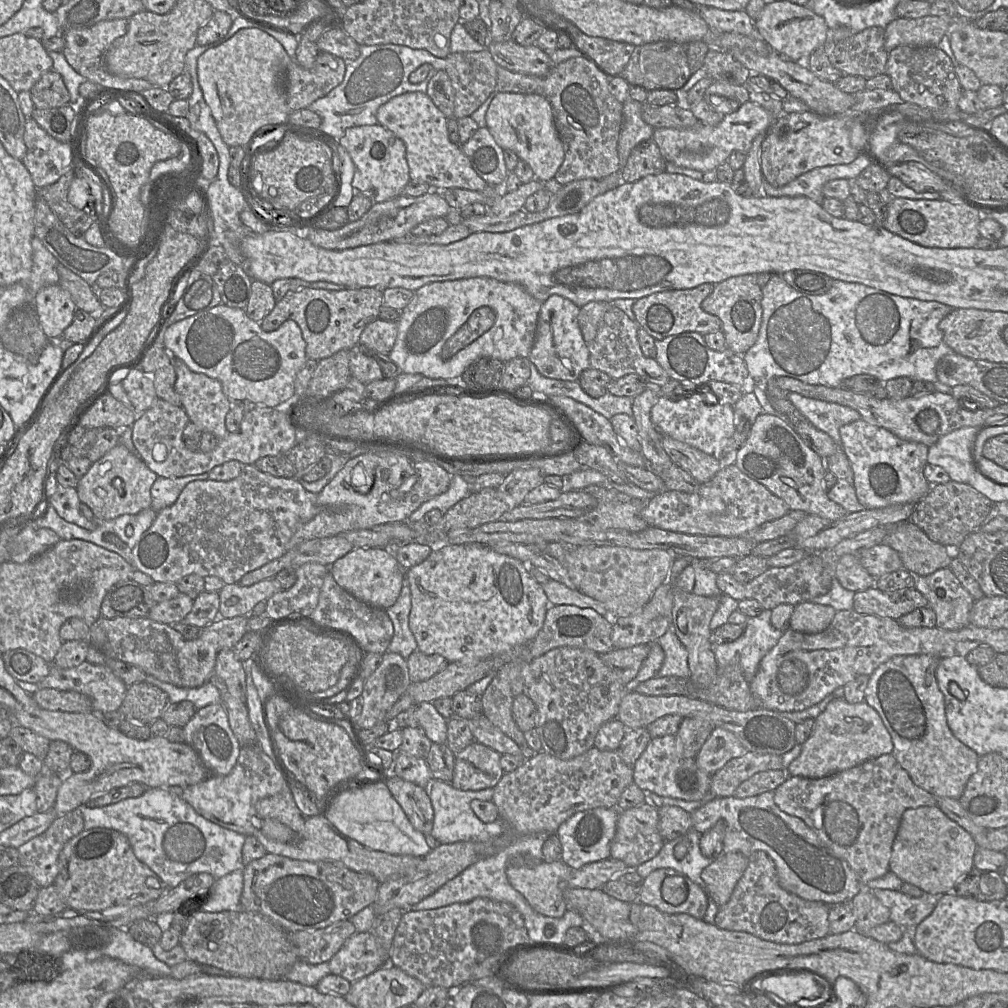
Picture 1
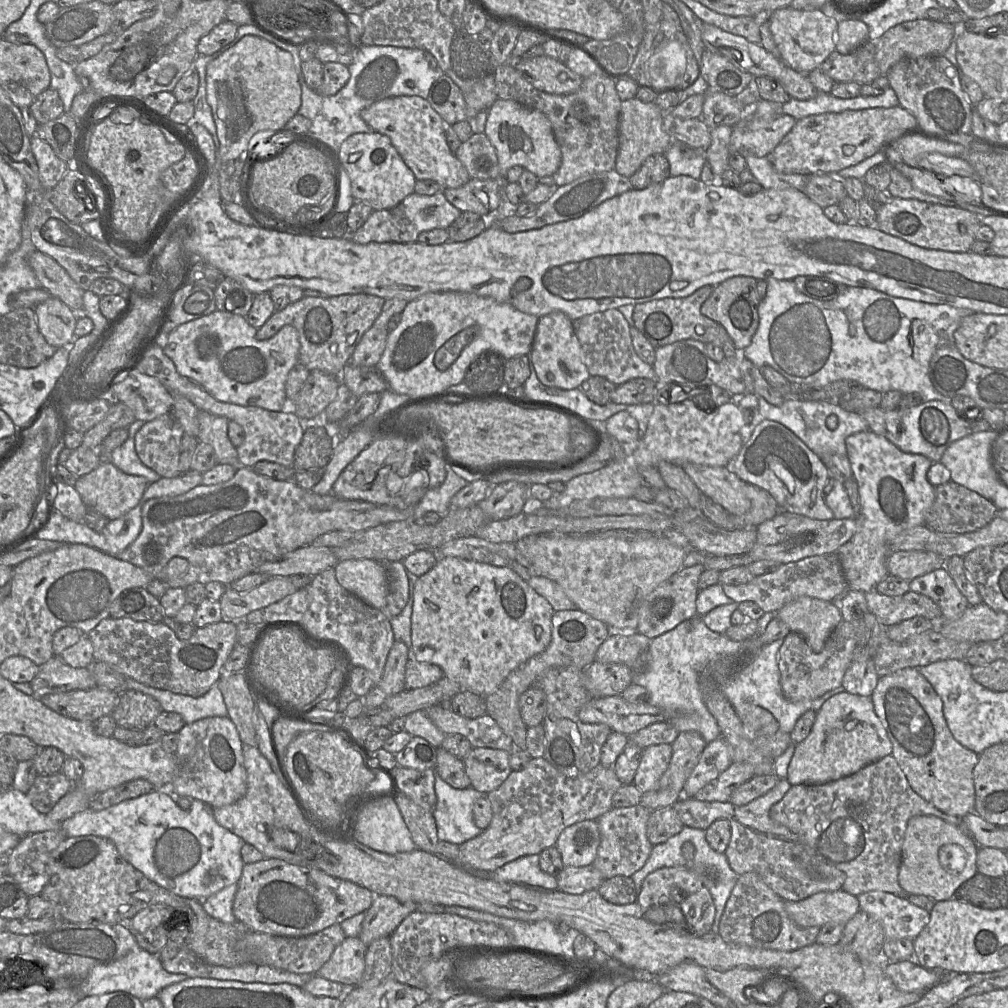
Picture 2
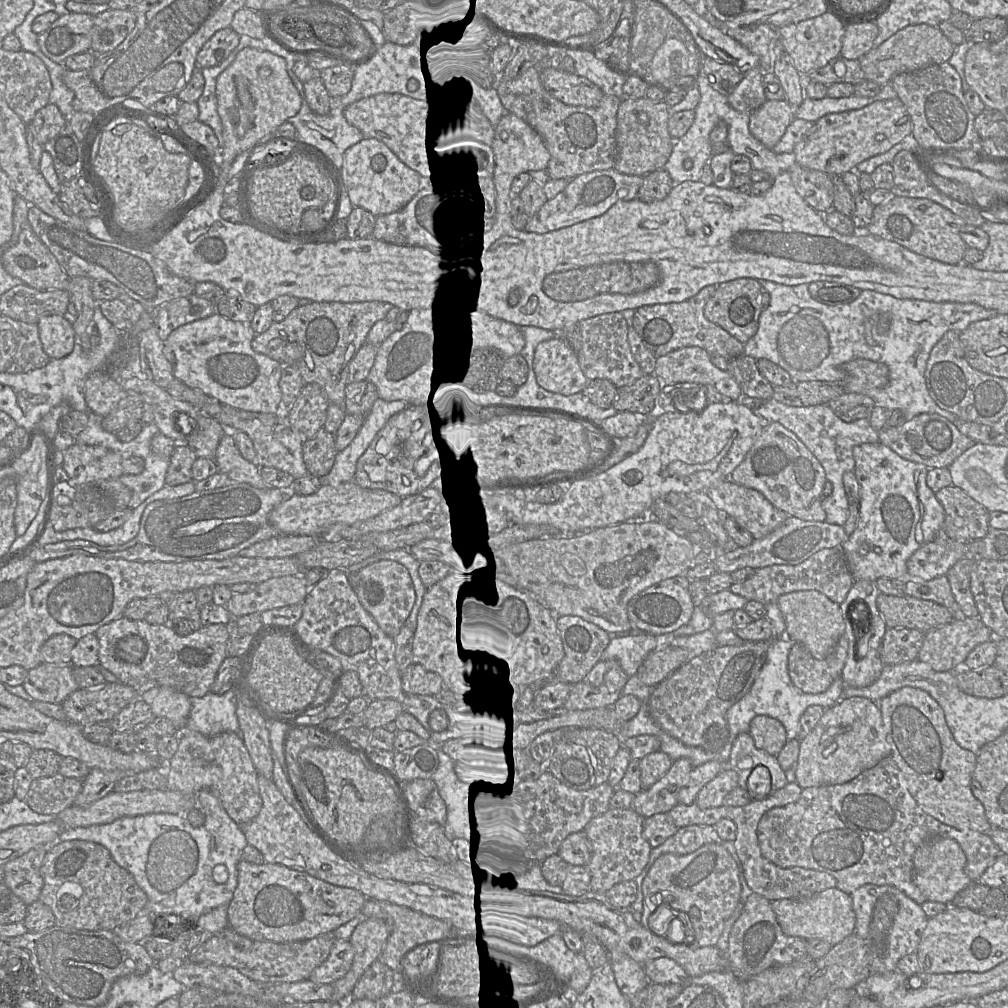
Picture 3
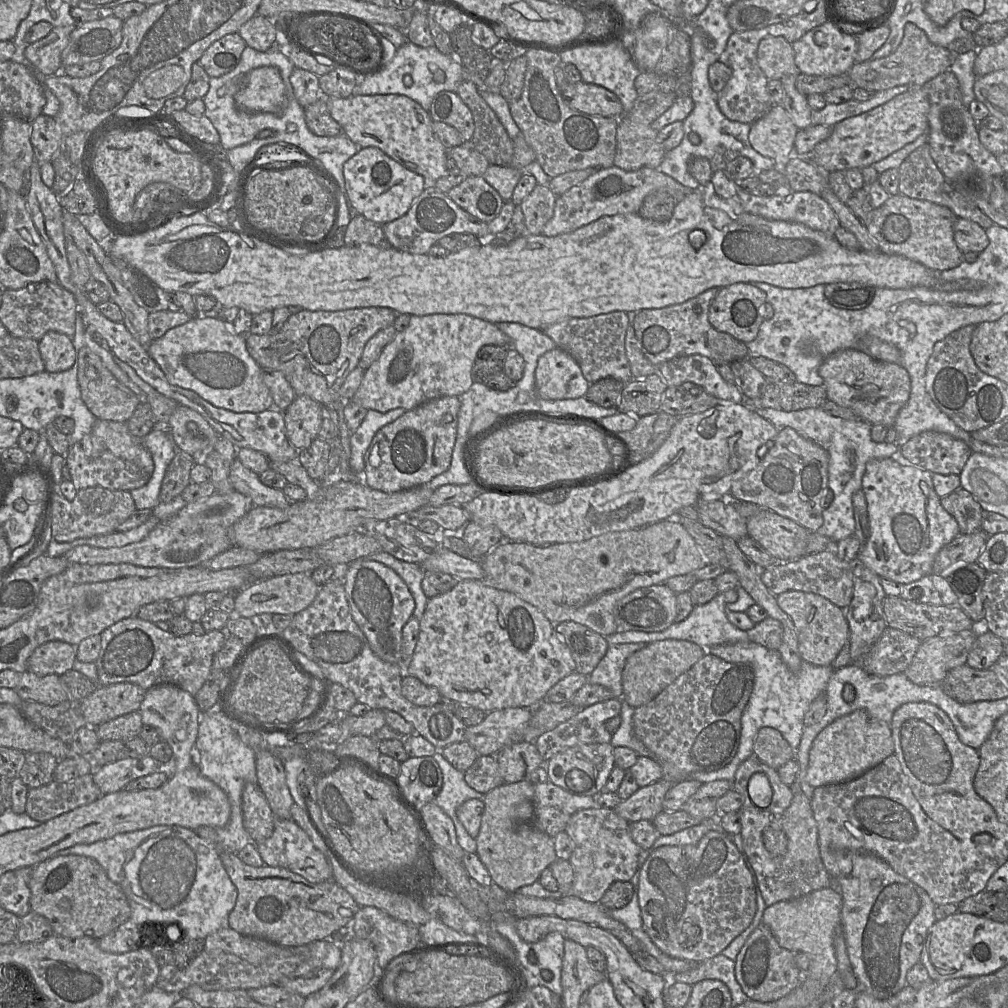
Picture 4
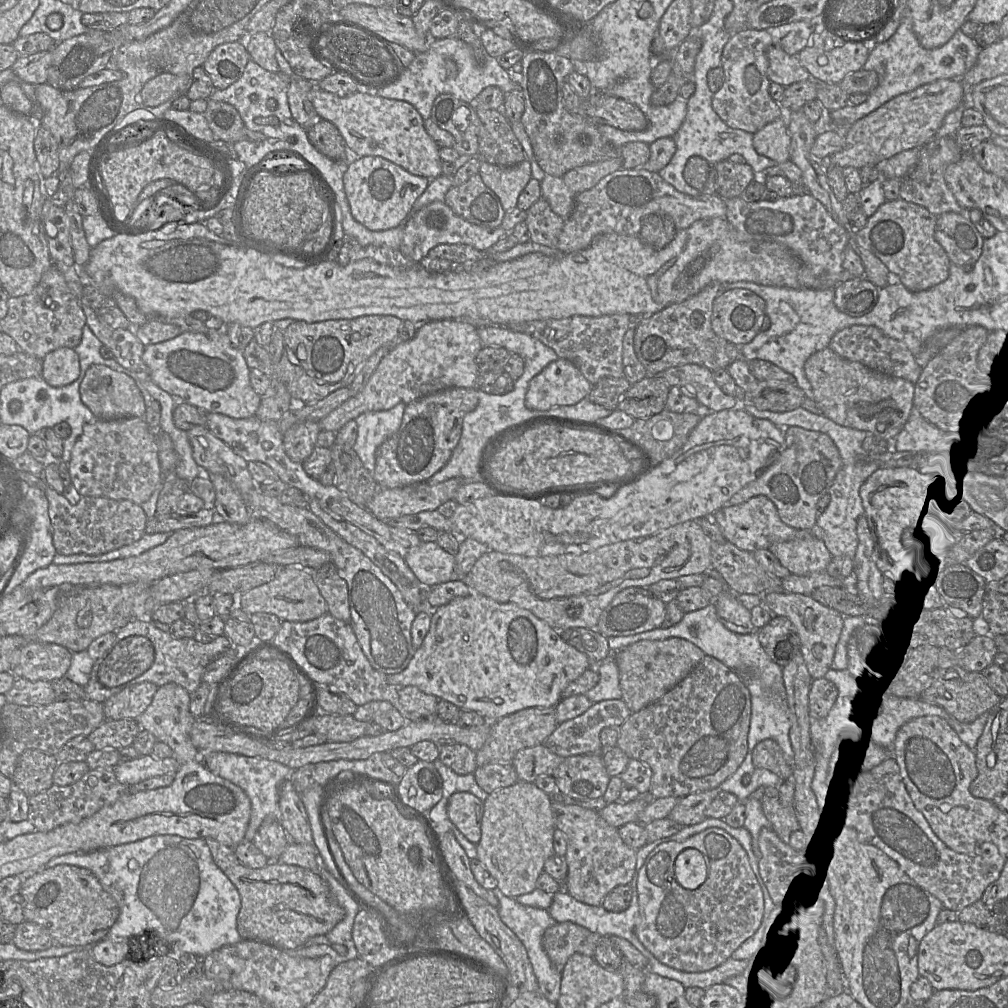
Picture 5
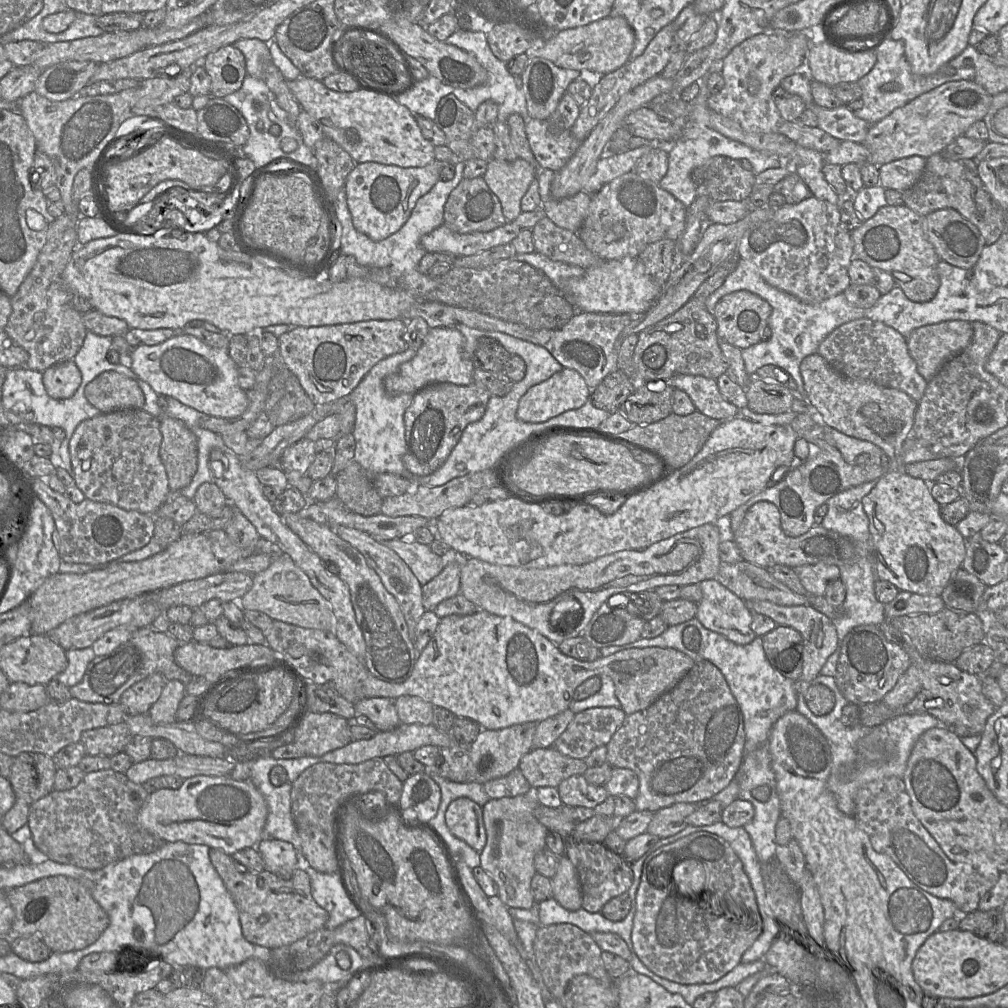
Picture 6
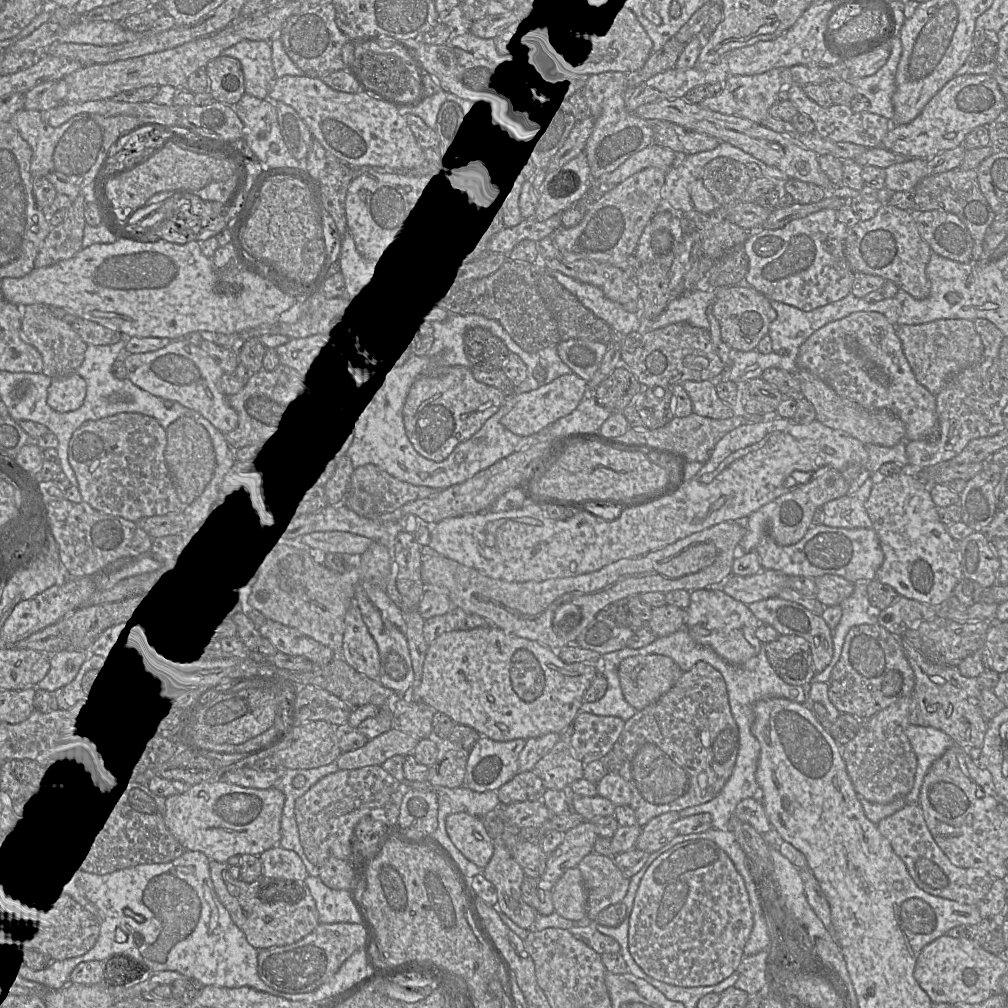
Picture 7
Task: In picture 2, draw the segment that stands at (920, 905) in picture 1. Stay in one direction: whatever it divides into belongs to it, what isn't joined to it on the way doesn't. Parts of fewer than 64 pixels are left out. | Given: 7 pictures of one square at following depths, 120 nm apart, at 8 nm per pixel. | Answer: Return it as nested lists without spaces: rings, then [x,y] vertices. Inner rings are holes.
[[[871,890],[857,898],[860,910],[881,924],[885,940],[914,940],[930,921],[930,912],[889,892]]]

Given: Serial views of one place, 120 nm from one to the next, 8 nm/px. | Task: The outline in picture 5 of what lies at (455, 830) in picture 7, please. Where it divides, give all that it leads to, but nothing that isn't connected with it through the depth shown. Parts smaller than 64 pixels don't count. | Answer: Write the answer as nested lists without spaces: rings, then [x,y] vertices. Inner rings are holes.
[[[455,792],[447,804],[447,814],[453,825],[473,844],[481,838],[483,802],[468,792]]]

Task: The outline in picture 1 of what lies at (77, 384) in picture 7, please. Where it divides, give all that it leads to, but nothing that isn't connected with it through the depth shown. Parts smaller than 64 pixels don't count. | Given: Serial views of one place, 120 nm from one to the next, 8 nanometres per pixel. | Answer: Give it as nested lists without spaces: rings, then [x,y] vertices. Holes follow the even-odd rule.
[[[59,284],[41,288],[34,298],[33,306],[48,339],[62,336],[63,331],[72,323],[77,309],[70,293]]]

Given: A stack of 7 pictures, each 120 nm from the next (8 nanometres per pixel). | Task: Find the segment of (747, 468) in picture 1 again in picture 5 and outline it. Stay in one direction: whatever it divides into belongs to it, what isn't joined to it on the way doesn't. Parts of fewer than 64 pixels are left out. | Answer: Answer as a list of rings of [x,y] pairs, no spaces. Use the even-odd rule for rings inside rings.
[[[790,426],[784,429],[786,448],[755,480],[735,493],[727,505],[738,505],[756,496],[766,496],[776,506],[782,522],[795,529],[813,530],[817,503],[829,491],[842,466],[839,451],[825,433]]]

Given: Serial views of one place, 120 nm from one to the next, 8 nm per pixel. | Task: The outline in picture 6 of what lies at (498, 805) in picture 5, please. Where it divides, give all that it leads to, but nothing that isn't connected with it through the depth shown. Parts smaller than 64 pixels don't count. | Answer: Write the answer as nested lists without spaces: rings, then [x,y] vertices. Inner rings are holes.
[[[531,792],[515,797],[490,799],[482,807],[486,844],[479,853],[480,867],[495,882],[497,896],[508,909],[530,909],[536,904],[530,888],[531,880],[536,874],[534,858],[546,848],[548,833],[534,815],[538,805],[535,793]]]

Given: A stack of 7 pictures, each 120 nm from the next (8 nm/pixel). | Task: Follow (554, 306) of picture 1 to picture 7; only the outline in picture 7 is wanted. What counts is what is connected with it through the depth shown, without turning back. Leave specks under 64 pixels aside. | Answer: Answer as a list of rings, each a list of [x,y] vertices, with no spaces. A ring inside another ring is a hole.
[[[575,373],[562,375],[536,390],[518,395],[516,404],[501,422],[516,435],[529,436],[573,412],[588,393],[587,381]]]

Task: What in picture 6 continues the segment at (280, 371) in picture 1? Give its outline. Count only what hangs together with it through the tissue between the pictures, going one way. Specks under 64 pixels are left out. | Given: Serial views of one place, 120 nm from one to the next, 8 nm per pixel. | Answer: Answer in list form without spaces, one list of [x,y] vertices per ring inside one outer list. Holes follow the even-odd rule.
[[[178,333],[154,346],[137,346],[131,350],[126,362],[133,372],[148,383],[157,394],[172,397],[205,415],[237,418],[247,409],[247,394],[238,384],[238,366],[229,356],[228,349],[212,348],[192,335]]]

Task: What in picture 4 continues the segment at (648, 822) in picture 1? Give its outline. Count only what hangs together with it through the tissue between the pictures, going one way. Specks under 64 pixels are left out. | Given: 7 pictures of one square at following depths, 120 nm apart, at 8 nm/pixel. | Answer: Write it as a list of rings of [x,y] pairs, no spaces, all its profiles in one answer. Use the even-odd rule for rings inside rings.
[[[609,808],[584,809],[571,816],[565,827],[565,832],[574,843],[574,849],[569,858],[573,868],[572,895],[586,902],[600,903],[602,896],[612,883],[631,880],[636,871],[642,849],[633,841],[629,824],[628,821],[618,816],[613,809]]]

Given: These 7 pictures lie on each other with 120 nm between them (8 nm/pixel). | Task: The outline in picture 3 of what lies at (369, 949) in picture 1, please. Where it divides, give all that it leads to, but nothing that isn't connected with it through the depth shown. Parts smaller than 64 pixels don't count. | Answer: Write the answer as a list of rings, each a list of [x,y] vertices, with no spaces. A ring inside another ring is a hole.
[[[336,940],[328,958],[310,974],[309,980],[317,984],[333,984],[350,970],[354,948],[350,940]]]

